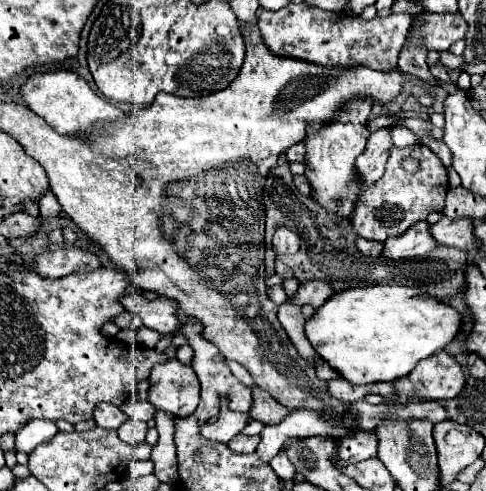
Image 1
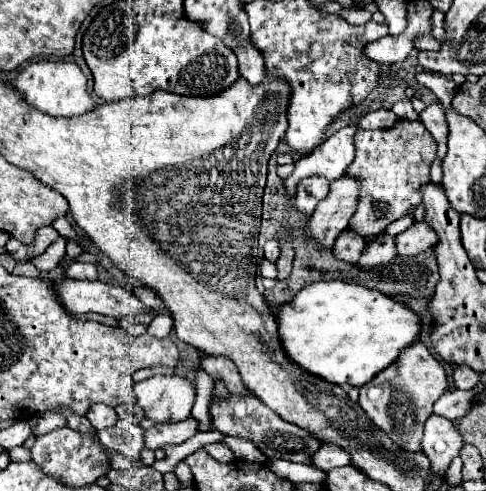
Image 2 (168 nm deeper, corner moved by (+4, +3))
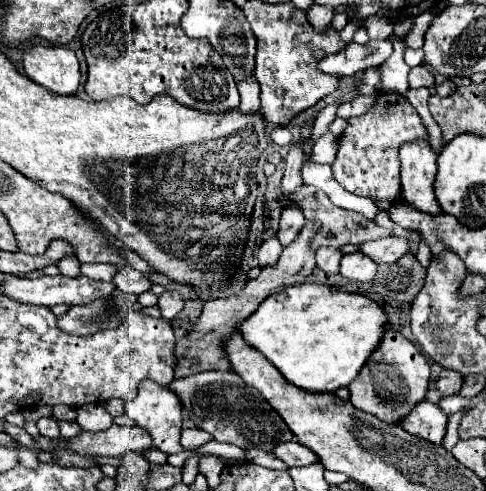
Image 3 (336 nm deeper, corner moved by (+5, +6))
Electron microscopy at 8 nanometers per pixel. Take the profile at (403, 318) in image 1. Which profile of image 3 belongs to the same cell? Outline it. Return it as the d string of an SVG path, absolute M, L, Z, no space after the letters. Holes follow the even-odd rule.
M304 282L272 292L256 312L238 324L236 332L240 332L252 348L262 352L296 388L302 388L306 392L334 392L342 386L348 386L350 380L358 376L358 368L366 364L366 356L370 356L370 352L378 346L378 340L382 340L386 322L388 320L384 310L362 294L332 292L330 286Z

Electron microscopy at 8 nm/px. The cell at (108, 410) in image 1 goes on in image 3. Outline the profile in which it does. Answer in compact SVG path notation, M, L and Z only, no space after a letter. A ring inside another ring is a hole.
M86 404L86 406L80 406L76 412L78 412L76 422L84 430L98 432L112 426L112 416L100 404Z

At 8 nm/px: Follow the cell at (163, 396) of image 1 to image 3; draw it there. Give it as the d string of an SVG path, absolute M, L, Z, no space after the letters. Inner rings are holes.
M144 380L140 384L140 390L134 400L126 404L126 414L132 418L132 422L140 428L144 428L154 446L166 454L176 454L182 452L184 448L180 446L180 432L182 432L182 406L178 406L178 398L174 398L174 392L170 392L166 386L158 386L152 380Z

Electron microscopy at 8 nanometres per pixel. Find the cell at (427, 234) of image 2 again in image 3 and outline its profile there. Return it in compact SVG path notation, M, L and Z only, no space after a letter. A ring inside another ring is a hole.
M388 236L388 238L364 242L360 244L358 250L370 260L374 260L376 264L392 264L408 252L408 240L398 236Z

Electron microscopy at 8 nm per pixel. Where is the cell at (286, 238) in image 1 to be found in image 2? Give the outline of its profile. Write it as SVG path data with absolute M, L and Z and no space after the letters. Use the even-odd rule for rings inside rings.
M269 239L267 243L265 243L265 259L269 259L269 261L277 261L279 259L279 253L281 253L281 245L279 245L279 241L277 239Z

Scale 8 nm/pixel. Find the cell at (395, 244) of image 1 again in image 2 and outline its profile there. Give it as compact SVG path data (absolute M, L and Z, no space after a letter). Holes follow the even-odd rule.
M383 233L383 235L375 237L373 241L369 241L367 249L363 251L363 255L359 259L359 265L365 267L365 269L371 269L371 267L381 265L381 263L387 263L387 261L391 261L395 257L397 257L395 237Z

